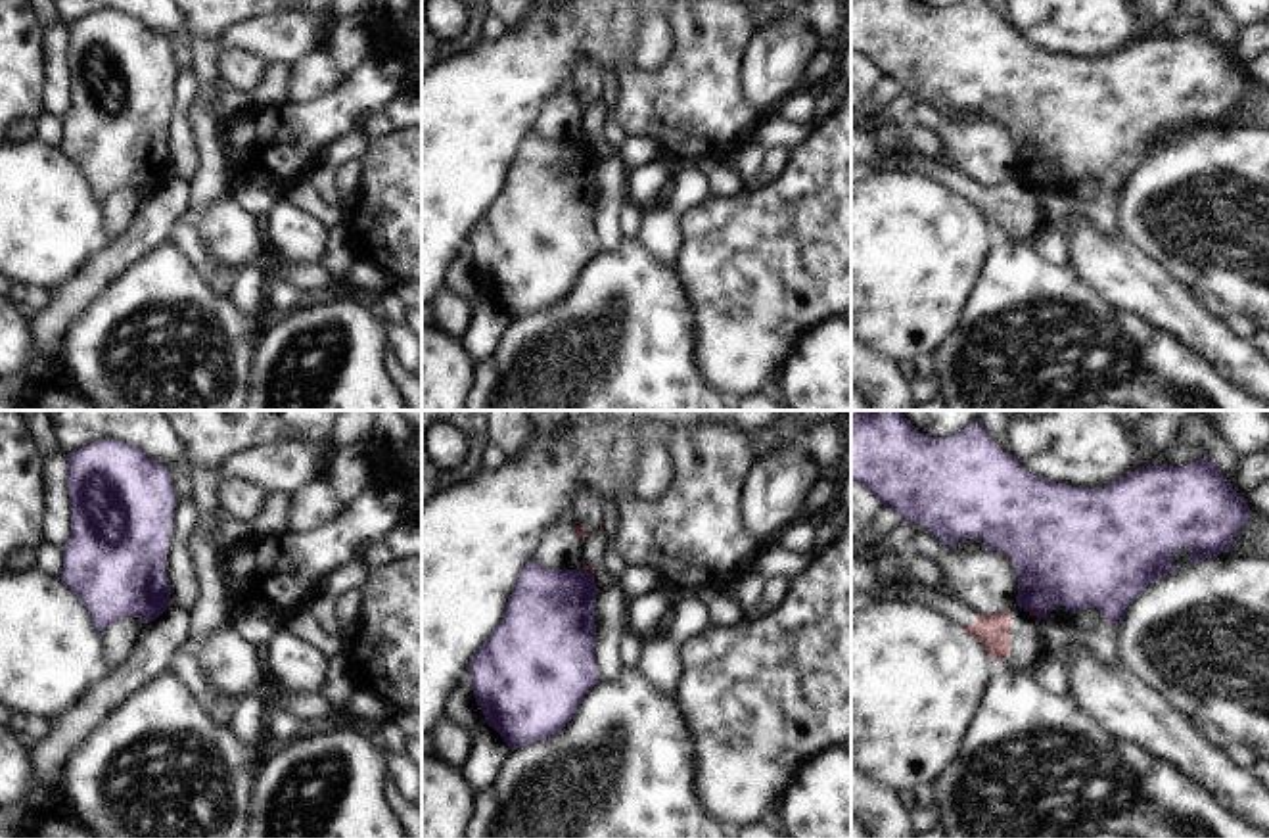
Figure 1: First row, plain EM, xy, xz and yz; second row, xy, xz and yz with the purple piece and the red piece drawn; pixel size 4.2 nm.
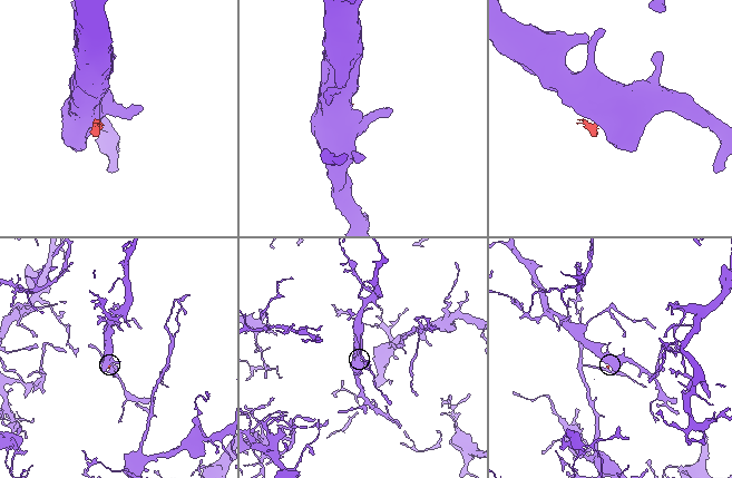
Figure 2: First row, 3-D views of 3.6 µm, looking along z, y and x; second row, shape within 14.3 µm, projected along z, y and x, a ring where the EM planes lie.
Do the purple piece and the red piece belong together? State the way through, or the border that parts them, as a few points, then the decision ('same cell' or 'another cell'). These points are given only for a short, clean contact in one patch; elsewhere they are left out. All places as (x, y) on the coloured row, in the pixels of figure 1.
along xz (579, 568), (591, 576) | another cell

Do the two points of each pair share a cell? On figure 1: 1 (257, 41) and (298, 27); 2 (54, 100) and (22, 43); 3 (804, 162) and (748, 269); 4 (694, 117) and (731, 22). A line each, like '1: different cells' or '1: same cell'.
1: same cell
2: different cells
3: same cell
4: same cell

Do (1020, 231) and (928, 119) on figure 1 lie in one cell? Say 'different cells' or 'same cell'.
different cells

